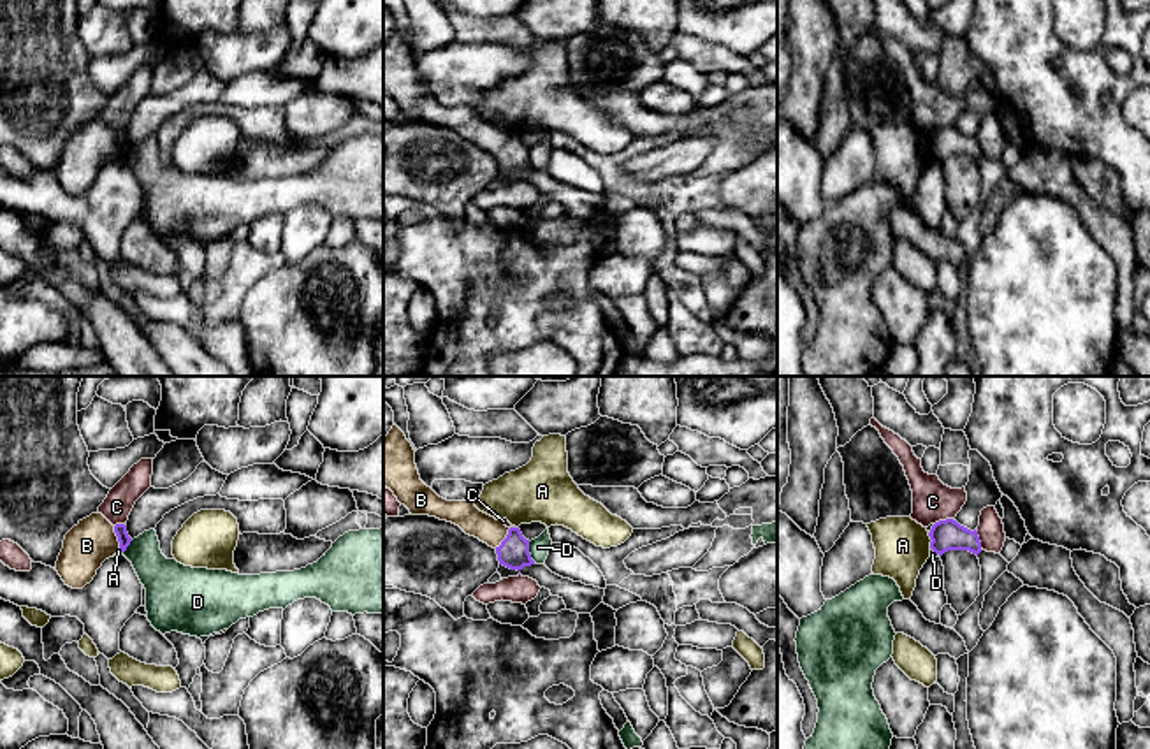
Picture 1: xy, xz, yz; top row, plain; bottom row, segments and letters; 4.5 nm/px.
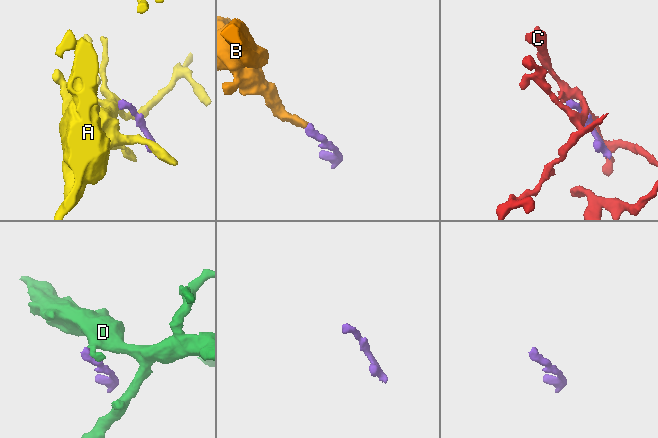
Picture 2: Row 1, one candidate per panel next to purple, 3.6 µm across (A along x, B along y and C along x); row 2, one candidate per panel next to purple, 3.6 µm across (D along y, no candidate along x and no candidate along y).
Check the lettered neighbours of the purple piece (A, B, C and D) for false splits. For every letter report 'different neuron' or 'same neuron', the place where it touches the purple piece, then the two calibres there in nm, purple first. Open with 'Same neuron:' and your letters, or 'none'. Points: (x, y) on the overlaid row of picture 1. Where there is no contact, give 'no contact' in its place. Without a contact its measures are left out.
Same neuron: B
A: different neuron | yz (931, 538) | 140/260 nm
B: same neuron | xy (118, 538) | 60/220 nm
C: different neuron | yz (943, 521) | 140/190 nm
D: different neuron | xz (528, 552) | 140/90 nm

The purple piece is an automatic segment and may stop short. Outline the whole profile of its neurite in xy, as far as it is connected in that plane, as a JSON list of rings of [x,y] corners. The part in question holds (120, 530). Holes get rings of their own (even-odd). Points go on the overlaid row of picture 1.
[[[91,513],[65,534],[56,571],[65,585],[83,589],[102,563],[125,552],[130,542],[125,524],[113,526],[102,513]]]

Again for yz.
[[[953,519],[935,522],[928,536],[932,540],[930,549],[939,556],[948,550],[969,550],[976,556],[981,552],[978,531],[971,531]]]

